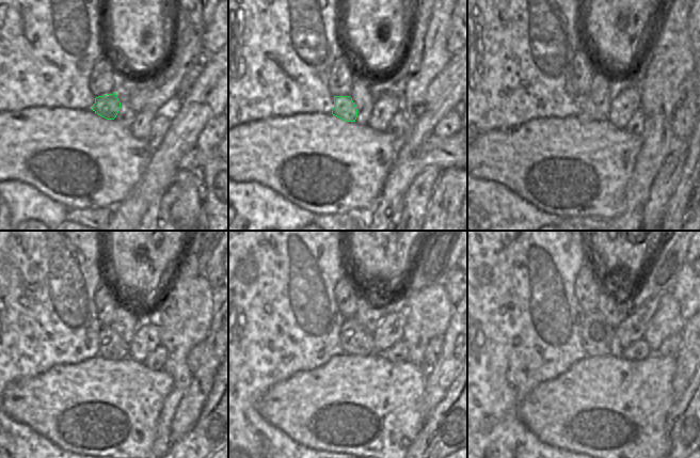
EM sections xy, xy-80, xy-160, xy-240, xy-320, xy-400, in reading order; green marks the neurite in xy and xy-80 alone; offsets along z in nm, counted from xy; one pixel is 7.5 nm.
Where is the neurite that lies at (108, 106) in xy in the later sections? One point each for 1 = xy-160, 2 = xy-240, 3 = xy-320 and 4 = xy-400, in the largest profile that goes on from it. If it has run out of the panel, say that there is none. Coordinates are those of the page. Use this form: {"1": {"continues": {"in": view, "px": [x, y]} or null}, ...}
{"1": {"continues": {"in": "xy-160", "px": [587, 110]}}, "2": {"continues": {"in": "xy-240", "px": [111, 344]}}, "3": {"continues": {"in": "xy-320", "px": [355, 338]}}, "4": {"continues": {"in": "xy-400", "px": [598, 336]}}}

